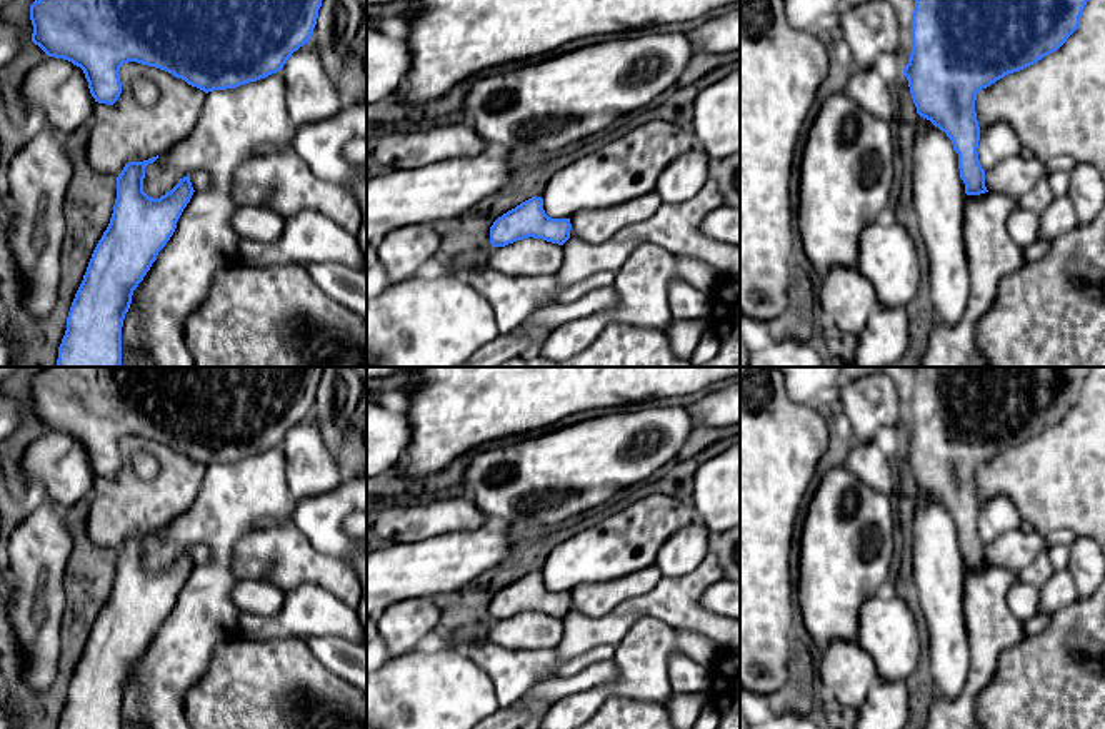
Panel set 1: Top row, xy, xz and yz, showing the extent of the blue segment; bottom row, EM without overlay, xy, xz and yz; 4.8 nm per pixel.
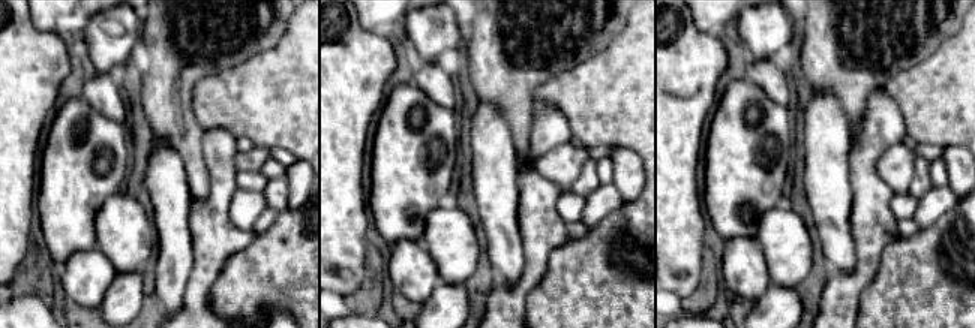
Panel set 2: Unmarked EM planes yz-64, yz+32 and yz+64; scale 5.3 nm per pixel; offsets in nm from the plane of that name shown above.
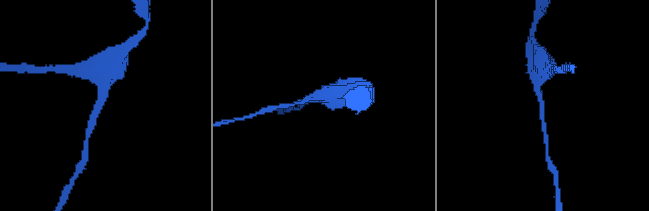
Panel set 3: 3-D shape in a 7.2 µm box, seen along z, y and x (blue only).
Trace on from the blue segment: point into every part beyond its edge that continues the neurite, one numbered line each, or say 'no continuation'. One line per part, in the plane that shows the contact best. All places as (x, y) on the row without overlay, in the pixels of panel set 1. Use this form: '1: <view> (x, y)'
1: yz (1017, 549)

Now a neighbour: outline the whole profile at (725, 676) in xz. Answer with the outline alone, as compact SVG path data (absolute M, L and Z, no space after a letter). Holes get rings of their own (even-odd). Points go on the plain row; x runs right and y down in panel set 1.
M740 649L720 651L708 692L718 712L715 729L740 729Z

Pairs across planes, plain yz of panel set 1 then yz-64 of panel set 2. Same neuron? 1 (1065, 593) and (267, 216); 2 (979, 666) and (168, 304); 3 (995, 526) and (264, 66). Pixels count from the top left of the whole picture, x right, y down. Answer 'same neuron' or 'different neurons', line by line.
1: different neurons
2: different neurons
3: different neurons

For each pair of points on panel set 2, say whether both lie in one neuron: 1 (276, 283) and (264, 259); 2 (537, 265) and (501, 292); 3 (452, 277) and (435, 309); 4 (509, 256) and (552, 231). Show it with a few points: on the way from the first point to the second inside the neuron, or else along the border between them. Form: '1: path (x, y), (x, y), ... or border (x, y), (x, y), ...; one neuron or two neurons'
1: path (276, 277), (276, 271), (270, 265); one neuron
2: path (531, 276), (512, 292); one neuron
3: path (444, 283), (443, 301); one neuron
4: border (516, 213), (524, 255), (524, 271), (518, 282); two neurons

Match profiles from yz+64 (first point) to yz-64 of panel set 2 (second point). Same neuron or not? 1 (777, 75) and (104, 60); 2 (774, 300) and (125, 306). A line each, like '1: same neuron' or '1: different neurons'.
1: different neurons
2: same neuron

